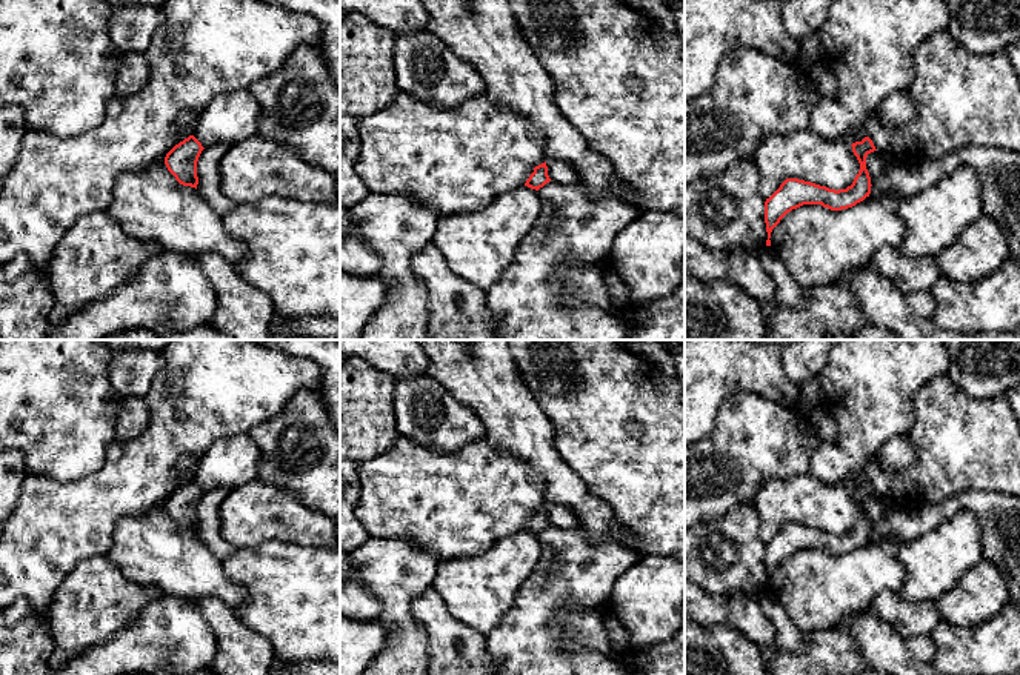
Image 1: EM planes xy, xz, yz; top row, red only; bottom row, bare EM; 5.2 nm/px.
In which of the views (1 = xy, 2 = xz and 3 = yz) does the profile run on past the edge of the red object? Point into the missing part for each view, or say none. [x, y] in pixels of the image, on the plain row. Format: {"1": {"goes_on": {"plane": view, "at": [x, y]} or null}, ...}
{"1": {"goes_on": null}, "2": {"goes_on": null}, "3": {"goes_on": null}}

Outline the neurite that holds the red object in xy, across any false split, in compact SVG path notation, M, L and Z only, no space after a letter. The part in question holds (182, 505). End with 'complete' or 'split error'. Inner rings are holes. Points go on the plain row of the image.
M189 480L166 498L165 509L180 529L197 534L197 506L203 494L202 487Z; complete

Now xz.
M545 506L545 507L534 512L534 517L529 520L525 530L538 535L540 532L543 532L549 526L551 526L551 523L548 520L548 510Z; complete

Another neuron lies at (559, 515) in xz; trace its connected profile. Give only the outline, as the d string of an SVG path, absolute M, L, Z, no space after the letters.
M546 504L546 510L551 526L558 529L571 529L577 524L575 514L563 504Z

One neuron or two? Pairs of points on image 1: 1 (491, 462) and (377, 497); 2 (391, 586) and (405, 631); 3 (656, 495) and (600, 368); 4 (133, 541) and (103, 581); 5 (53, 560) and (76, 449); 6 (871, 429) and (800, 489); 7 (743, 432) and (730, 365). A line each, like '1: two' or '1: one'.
1: one
2: one
3: one
4: two
5: two
6: two
7: two

